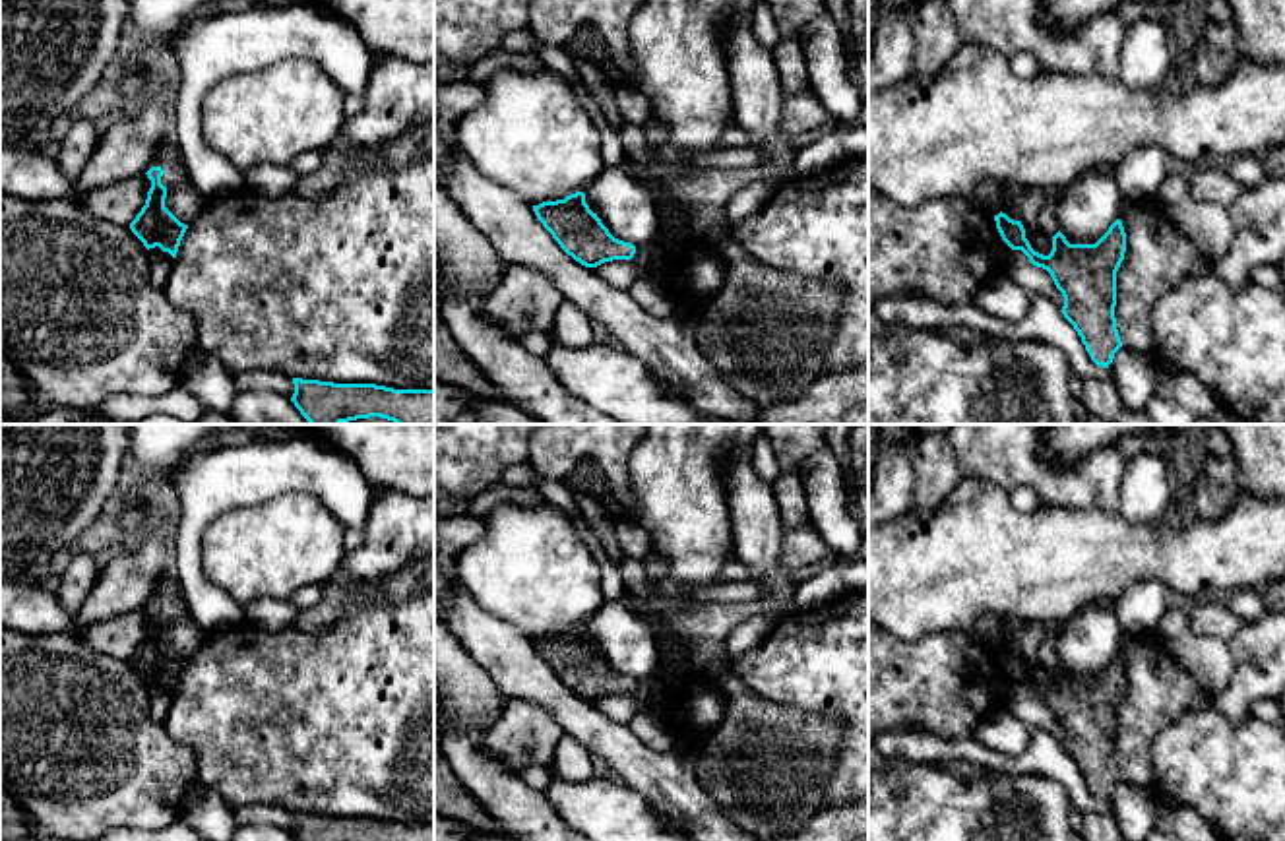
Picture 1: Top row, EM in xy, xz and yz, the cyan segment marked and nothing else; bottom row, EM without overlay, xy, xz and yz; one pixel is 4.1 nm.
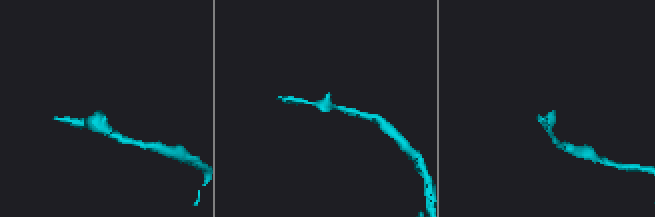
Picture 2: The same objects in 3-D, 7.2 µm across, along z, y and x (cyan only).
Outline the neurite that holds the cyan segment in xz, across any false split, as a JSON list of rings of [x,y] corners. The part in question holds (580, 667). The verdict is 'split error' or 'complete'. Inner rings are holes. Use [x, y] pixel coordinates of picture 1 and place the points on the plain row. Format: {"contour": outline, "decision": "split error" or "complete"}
{"contour": [[[576,626],[556,636],[533,639],[537,653],[560,682],[585,701],[612,694],[632,694],[636,680],[614,672],[597,647],[585,638],[585,628]]], "decision": "complete"}

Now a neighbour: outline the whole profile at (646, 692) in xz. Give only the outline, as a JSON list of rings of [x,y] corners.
[[[657,674],[636,680],[632,698],[636,700],[640,713],[657,717],[661,709]]]

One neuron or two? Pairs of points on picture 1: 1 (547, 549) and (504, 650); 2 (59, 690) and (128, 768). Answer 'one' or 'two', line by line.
1: two
2: one

